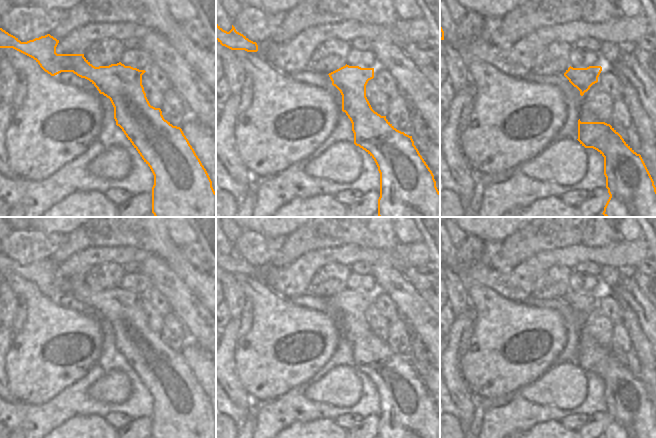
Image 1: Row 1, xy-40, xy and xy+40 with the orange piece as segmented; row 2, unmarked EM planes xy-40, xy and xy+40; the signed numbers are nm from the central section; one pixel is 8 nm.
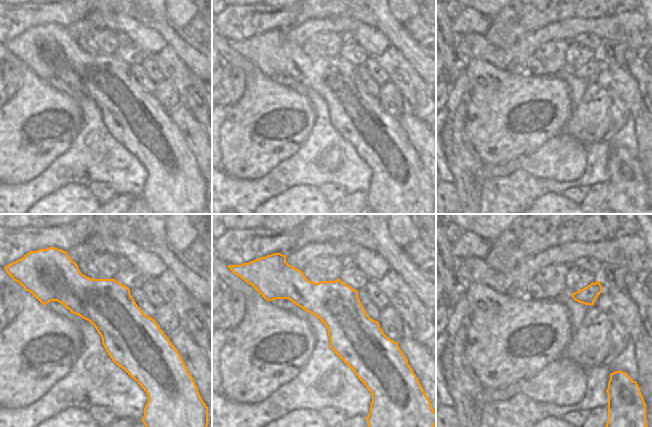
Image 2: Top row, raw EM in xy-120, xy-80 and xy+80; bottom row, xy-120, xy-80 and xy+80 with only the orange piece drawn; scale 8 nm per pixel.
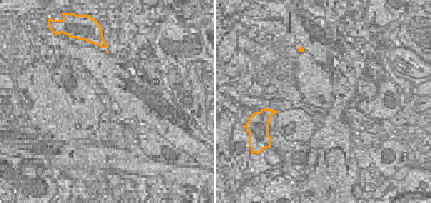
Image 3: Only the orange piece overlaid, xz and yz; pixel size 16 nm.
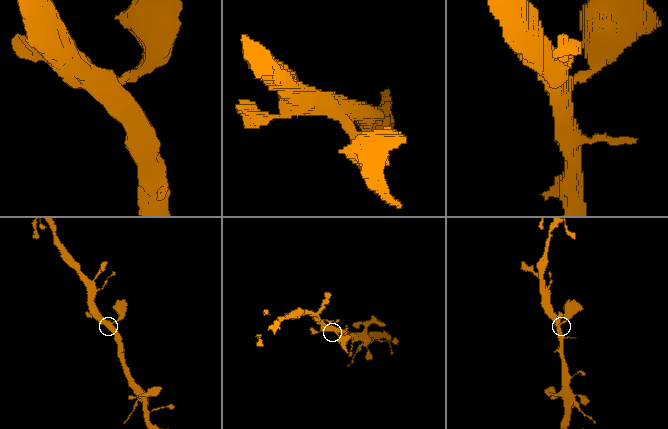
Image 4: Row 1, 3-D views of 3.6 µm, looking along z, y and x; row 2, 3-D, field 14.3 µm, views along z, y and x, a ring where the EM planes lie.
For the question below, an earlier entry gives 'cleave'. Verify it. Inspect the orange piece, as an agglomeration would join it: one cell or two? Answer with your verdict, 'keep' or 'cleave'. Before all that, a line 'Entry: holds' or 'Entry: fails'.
Entry: fails
keep

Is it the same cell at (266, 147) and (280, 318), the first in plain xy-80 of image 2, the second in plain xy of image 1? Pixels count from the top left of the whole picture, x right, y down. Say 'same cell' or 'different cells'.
same cell

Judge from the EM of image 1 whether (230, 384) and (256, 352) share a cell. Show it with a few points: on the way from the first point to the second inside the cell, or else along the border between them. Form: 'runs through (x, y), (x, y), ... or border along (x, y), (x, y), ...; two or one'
border along (233, 352), (233, 362), (237, 378), (249, 395); two

